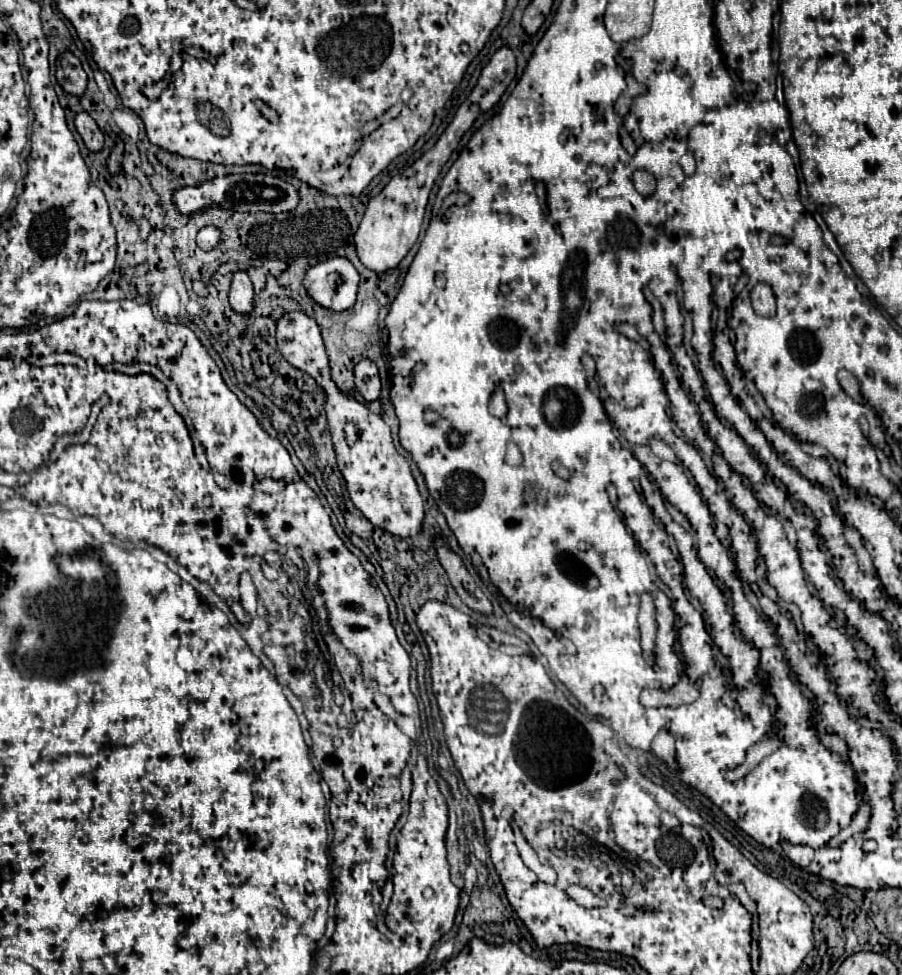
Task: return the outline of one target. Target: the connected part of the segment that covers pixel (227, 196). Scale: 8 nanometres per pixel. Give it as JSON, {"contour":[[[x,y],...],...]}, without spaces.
{"contour":[[[229,174],[229,176],[217,176],[213,180],[207,180],[197,186],[181,186],[173,190],[171,198],[177,212],[185,218],[205,212],[207,208],[223,208],[223,210],[235,210],[235,212],[289,212],[297,206],[299,196],[297,188],[289,182],[267,176],[267,174]]]}

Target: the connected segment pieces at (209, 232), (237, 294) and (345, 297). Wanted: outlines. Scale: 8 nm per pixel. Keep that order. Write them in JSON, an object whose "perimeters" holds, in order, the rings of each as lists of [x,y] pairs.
{"perimeters":[[[[203,228],[197,234],[197,246],[201,250],[205,250],[205,246],[217,246],[217,242],[219,242],[219,230],[215,228]]],[[[235,272],[229,292],[231,308],[241,316],[251,316],[253,312],[253,286],[245,272]]],[[[331,258],[311,266],[303,276],[303,286],[319,306],[343,312],[355,306],[359,272],[347,258]]]]}

